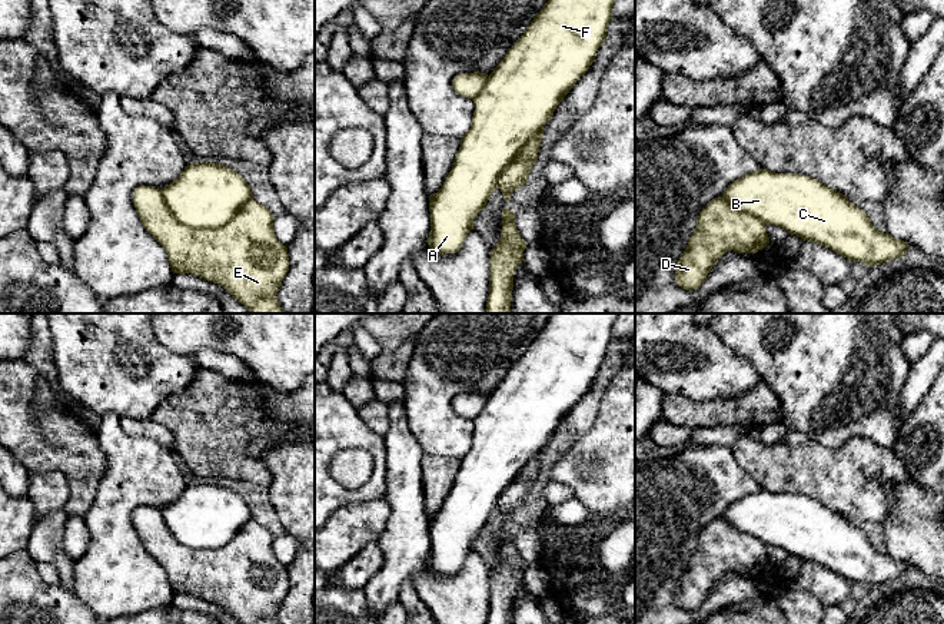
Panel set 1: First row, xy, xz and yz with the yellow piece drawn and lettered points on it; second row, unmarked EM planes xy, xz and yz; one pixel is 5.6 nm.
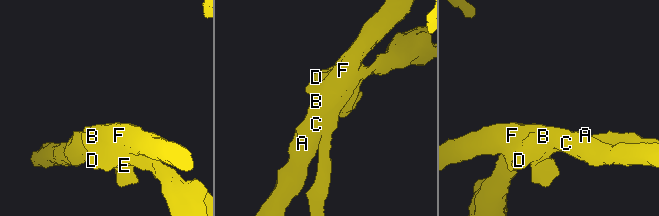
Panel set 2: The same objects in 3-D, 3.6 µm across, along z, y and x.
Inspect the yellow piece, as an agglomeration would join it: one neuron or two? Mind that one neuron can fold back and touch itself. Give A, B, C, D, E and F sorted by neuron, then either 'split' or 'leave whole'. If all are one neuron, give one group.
groups A B C F / D E; split

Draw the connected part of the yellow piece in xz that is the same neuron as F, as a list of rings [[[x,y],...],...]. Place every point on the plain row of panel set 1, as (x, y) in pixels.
[[[552,313],[523,355],[488,396],[473,419],[471,449],[462,457],[452,491],[442,508],[429,518],[428,565],[439,574],[461,571],[473,540],[498,508],[502,491],[531,458],[538,455],[561,421],[594,384],[605,364],[612,326],[619,313]]]

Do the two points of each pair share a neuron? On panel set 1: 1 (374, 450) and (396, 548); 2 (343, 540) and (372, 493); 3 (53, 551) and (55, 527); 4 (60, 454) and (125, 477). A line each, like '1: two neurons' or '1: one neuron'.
1: two neurons
2: two neurons
3: one neuron
4: two neurons

